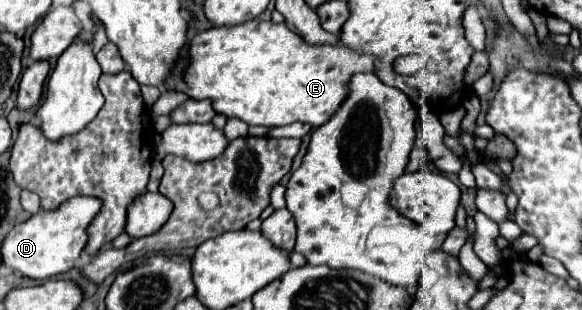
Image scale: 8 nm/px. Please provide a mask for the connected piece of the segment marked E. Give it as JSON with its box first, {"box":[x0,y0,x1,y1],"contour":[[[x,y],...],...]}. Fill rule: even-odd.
{"box":[184,20,376,126],"contour":[[[250,20],[250,22],[242,22],[242,24],[236,24],[236,26],[220,26],[220,28],[210,28],[206,30],[204,34],[198,34],[190,40],[190,66],[186,70],[186,76],[184,76],[184,92],[188,92],[190,98],[196,98],[196,100],[202,100],[202,98],[210,98],[212,104],[214,104],[214,110],[232,118],[240,118],[244,120],[248,126],[286,126],[286,124],[292,124],[292,122],[308,122],[312,126],[322,126],[326,124],[338,110],[338,106],[342,106],[342,102],[346,100],[346,94],[350,94],[350,78],[358,72],[376,72],[376,58],[372,54],[358,54],[356,50],[350,50],[348,46],[342,46],[342,42],[338,42],[338,46],[310,46],[300,34],[294,34],[292,30],[288,30],[286,22],[282,24],[274,24],[272,20]]]}

